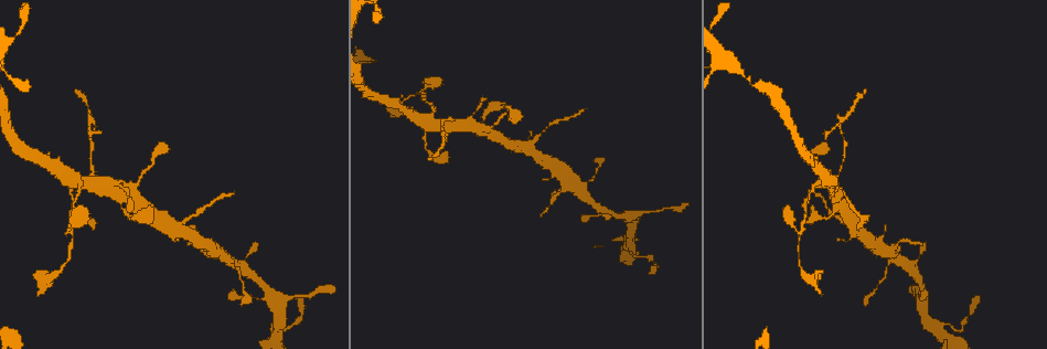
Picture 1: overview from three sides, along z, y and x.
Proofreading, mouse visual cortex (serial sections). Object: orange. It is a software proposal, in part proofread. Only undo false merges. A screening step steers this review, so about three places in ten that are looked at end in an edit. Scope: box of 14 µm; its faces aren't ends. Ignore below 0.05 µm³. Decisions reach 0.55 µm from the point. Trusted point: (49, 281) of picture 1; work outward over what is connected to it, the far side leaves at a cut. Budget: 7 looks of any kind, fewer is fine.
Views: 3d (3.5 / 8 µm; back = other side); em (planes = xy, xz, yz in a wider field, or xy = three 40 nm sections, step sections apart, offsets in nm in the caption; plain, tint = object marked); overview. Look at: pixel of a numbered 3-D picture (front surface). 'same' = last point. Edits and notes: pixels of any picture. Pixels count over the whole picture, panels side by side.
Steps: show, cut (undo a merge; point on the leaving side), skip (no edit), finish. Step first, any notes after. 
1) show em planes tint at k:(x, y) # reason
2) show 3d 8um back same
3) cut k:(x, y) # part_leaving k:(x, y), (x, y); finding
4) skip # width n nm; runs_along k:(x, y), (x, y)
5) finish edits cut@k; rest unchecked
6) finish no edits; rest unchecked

show 3d 3.5um at 1:(801, 231)

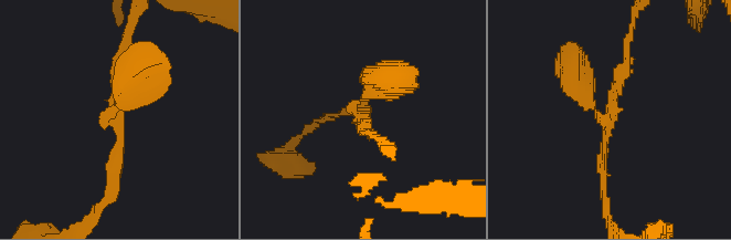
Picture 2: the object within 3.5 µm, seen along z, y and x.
show em xy step 3 tint at 2:(611, 120) # arms 3; arm_widths 150, 200, 350 nm

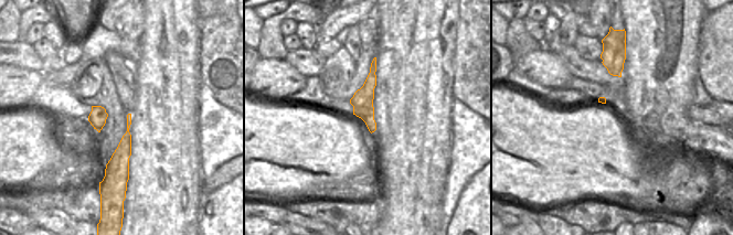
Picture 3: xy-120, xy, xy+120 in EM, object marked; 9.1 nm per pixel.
skip # runs_along 3:(373, 65), (367, 91), (371, 128); continuous, no second cell

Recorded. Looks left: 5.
show 3d 8um at 1:(177, 222) # two arms in line, one across

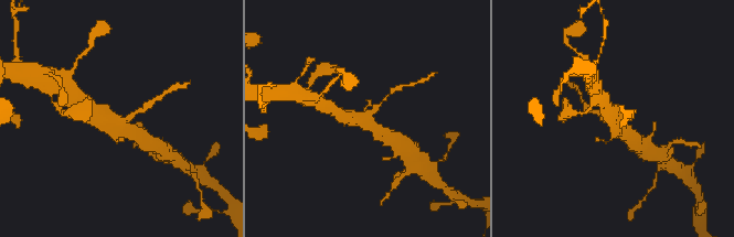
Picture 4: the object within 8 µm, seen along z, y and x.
show 3d 3.5um back at 4:(119, 118)

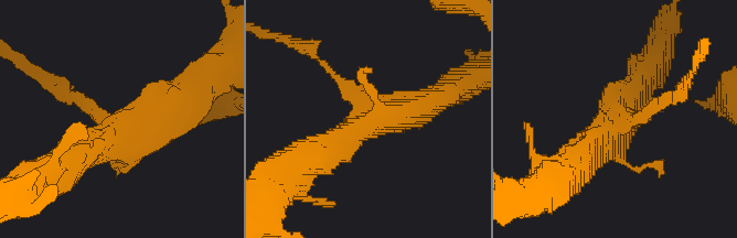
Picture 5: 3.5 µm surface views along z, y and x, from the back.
show em xy step 5 tint at 5:(368, 104)

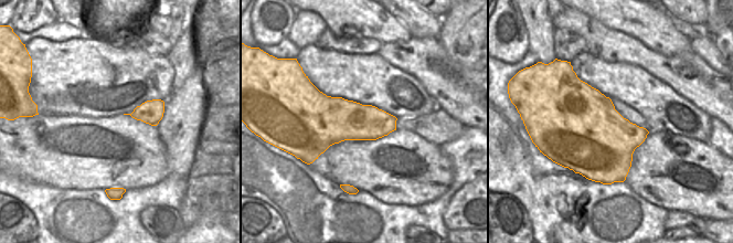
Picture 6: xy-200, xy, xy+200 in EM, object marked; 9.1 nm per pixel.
skip # width 400 nm; runs_along 5:(192, 86), (159, 117), (77, 158); one cell here

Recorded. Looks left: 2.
show em xy step 2 tint at 1:(91, 162) # thin neck

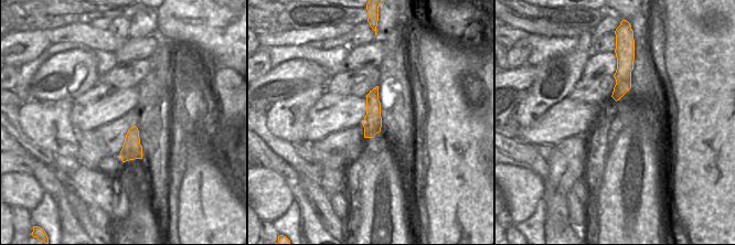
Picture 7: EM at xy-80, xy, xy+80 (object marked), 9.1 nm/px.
show 3d 3.5um same # see where the arms go

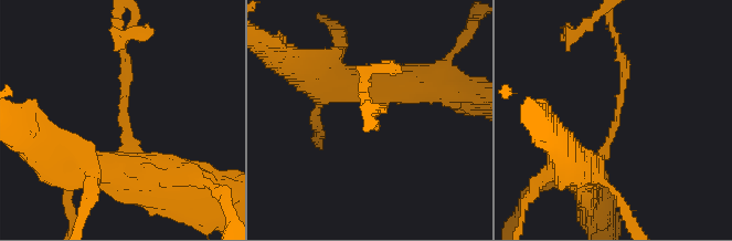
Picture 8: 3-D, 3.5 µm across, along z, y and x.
cut 8:(130, 25) # border 7:(630, 70), (616, 84); a second cell is stuck on

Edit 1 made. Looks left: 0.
finish edits cut@8; rest unchecked

